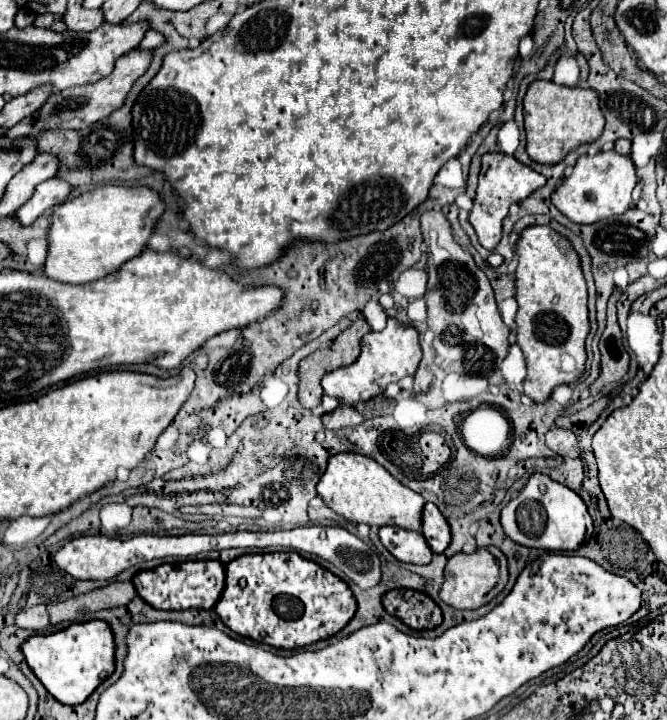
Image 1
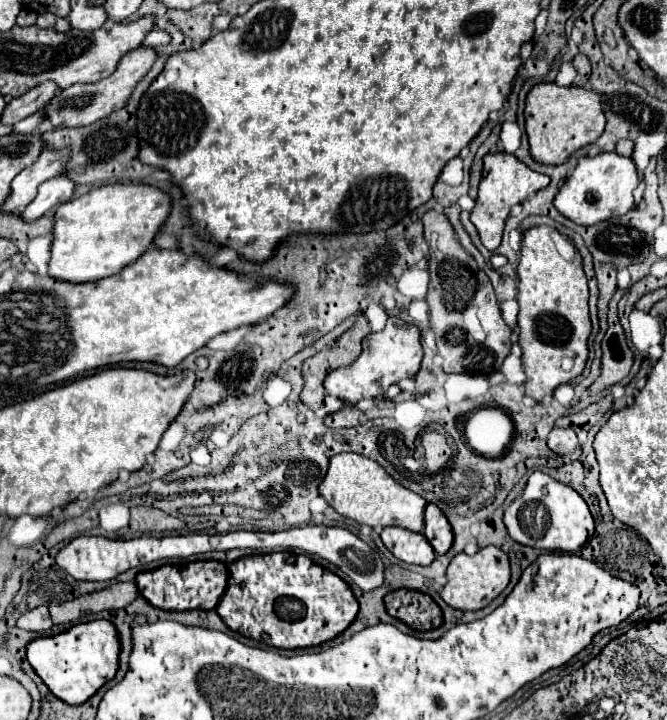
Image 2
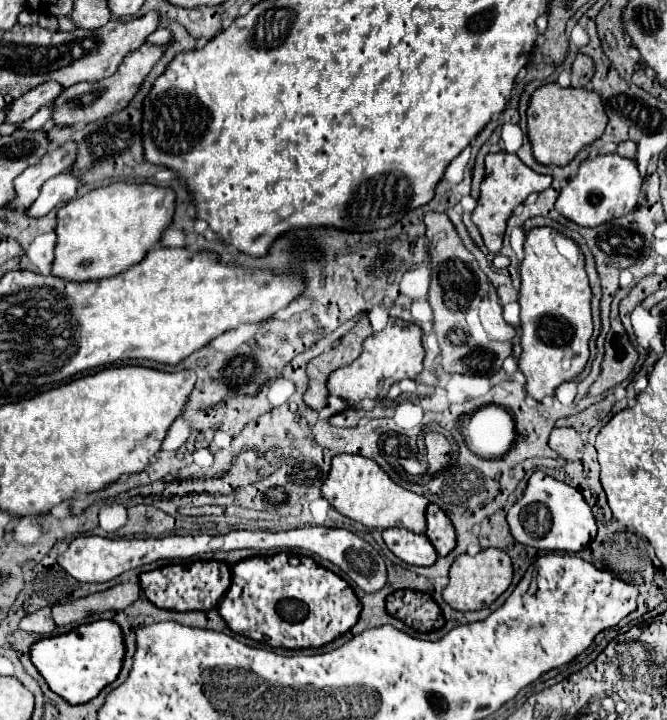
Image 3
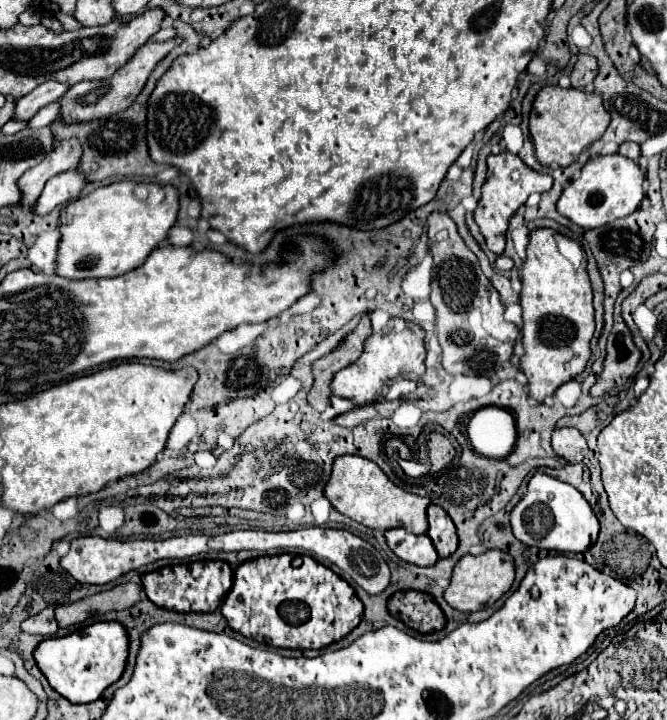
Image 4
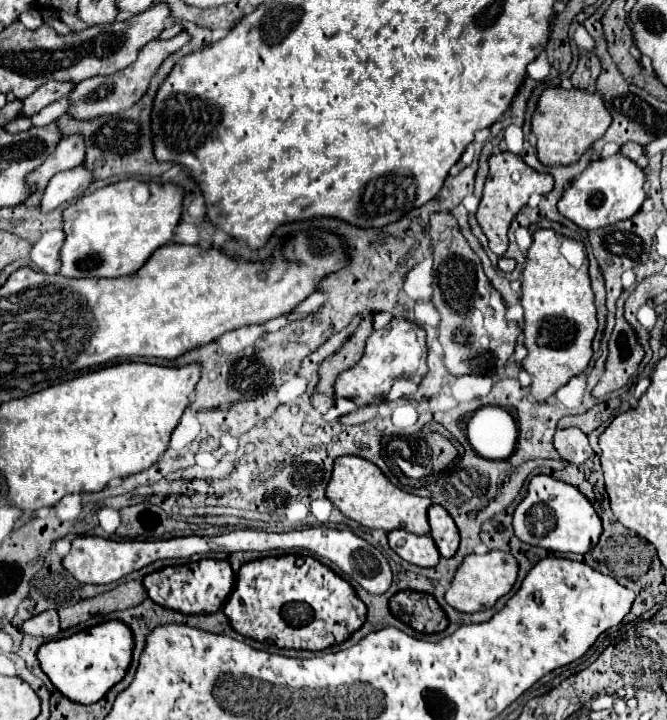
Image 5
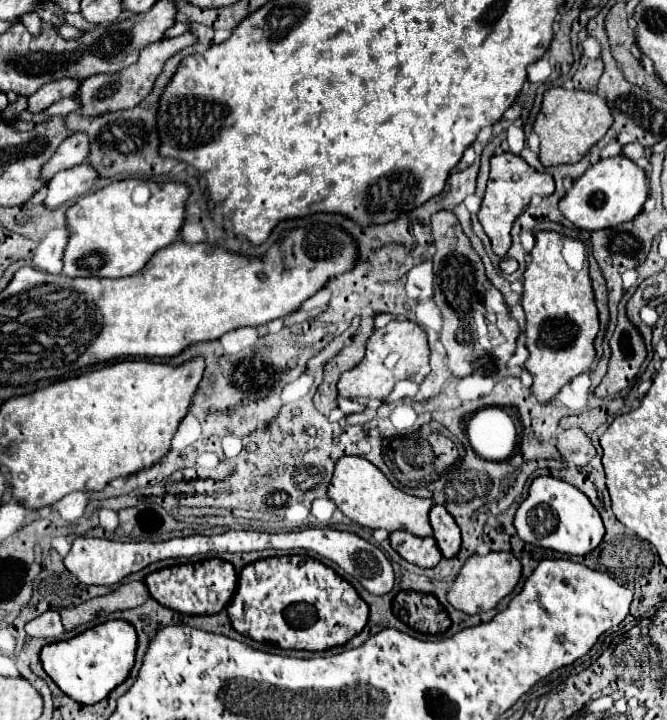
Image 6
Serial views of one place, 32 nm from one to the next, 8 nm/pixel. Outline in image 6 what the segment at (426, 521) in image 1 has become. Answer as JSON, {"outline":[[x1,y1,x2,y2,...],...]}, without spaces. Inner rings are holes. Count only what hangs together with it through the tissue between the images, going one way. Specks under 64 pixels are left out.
{"outline":[[434,506,430,510,432,536,444,558,454,558,460,550,460,528,444,506]]}

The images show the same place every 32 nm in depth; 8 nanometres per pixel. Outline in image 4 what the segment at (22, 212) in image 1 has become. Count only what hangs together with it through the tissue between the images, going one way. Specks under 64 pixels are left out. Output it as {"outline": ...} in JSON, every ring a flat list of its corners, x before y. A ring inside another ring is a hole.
{"outline":[[78,170,60,172,60,176,52,176,52,180,48,180,48,184,44,186,40,198,36,200,32,212,36,212,38,216,44,216,44,214,52,212,56,206,64,206,70,200,78,198,78,192,84,186,86,186,84,174,80,174]]}

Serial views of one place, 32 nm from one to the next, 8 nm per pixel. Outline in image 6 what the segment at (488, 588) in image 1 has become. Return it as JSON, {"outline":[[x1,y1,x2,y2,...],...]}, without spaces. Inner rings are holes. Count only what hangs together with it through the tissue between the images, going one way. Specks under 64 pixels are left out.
{"outline":[[490,552,486,556,474,554,464,562,464,568,456,576,446,598,456,610,466,614,478,614,480,608,492,610,504,596,508,596,514,590,514,586,520,580,520,572,522,566,510,552]]}

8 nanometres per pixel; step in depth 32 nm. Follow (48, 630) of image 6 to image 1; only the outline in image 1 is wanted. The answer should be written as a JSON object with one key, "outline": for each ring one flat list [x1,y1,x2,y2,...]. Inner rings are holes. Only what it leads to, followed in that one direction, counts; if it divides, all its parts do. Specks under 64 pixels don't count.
{"outline":[[36,604,32,608,20,610,14,616,14,620,16,620,16,624,20,628,26,628,26,630,44,630,46,626,50,626,48,612,46,612,46,606,44,604]]}

